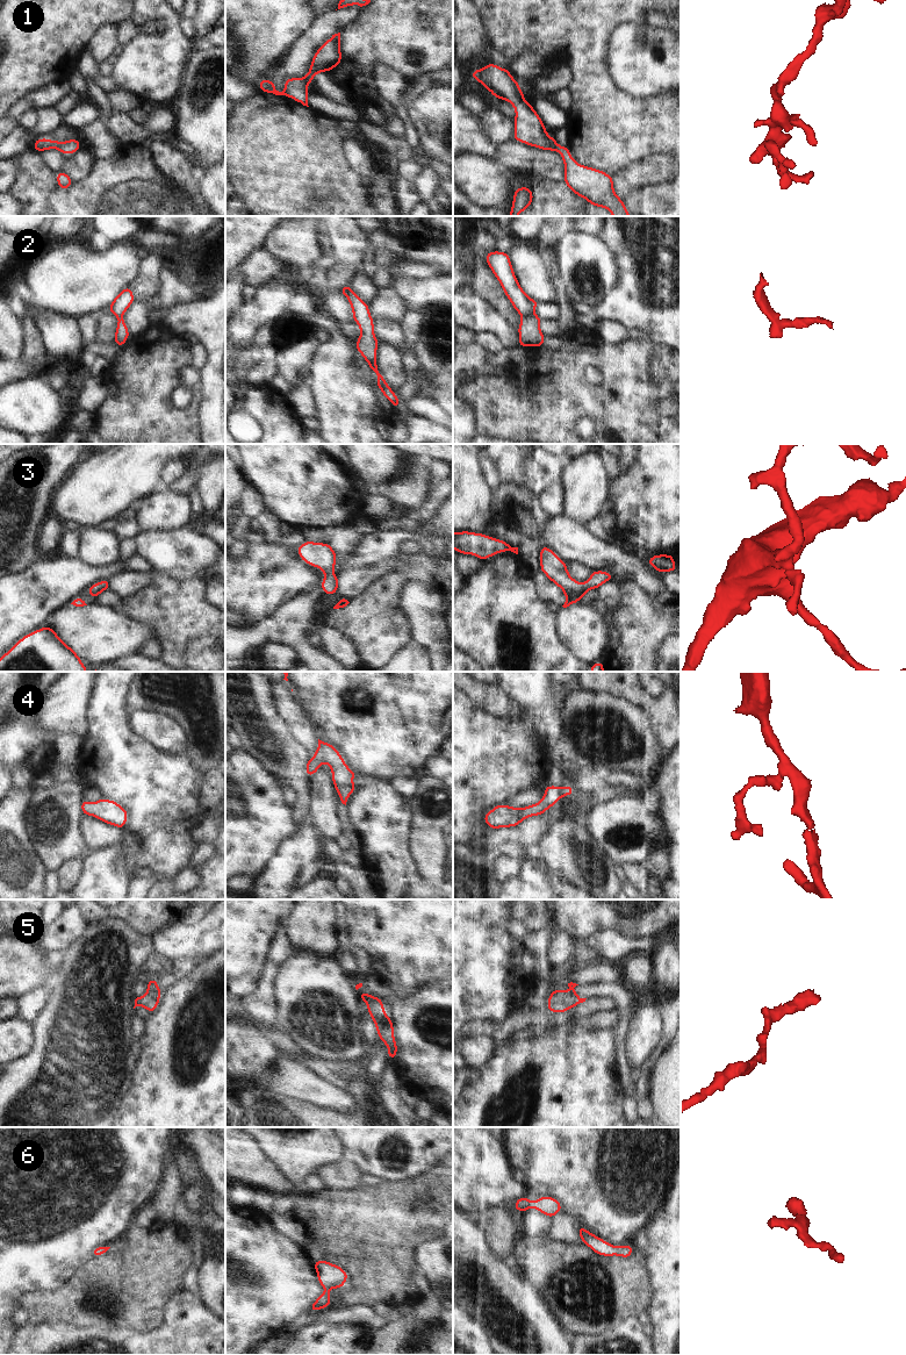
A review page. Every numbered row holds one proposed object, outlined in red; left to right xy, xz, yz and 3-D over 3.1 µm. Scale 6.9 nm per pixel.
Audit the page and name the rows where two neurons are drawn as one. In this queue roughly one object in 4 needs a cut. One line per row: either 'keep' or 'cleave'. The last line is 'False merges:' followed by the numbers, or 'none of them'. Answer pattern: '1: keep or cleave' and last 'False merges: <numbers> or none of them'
1: keep
2: cleave
3: keep
4: keep
5: keep
6: keep
False merges: 2

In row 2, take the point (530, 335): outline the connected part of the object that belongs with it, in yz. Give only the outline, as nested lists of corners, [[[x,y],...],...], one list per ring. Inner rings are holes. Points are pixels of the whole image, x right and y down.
[[[535,314],[522,316],[520,324],[517,329],[519,335],[519,342],[517,345],[522,347],[541,347],[545,344],[546,337],[540,330],[541,321],[542,318]]]

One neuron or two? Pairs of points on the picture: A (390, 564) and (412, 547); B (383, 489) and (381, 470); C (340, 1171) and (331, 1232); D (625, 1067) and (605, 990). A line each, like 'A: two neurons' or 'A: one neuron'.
A: two neurons
B: two neurons
C: two neurons
D: one neuron

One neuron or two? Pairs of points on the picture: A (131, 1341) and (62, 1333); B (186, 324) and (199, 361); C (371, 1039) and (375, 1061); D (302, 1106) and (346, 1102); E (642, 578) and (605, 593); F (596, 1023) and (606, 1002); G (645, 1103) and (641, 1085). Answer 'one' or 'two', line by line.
A: one
B: two
C: one
D: two
E: two
F: two
G: one

